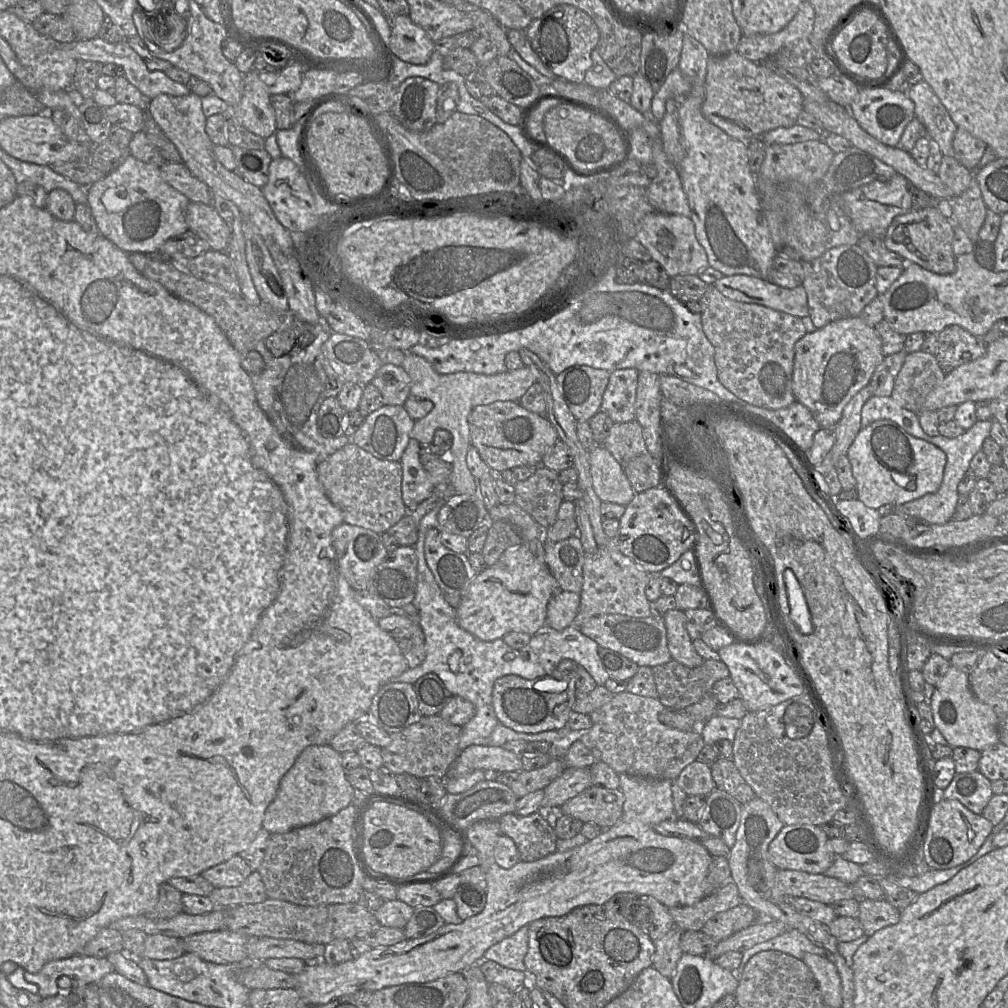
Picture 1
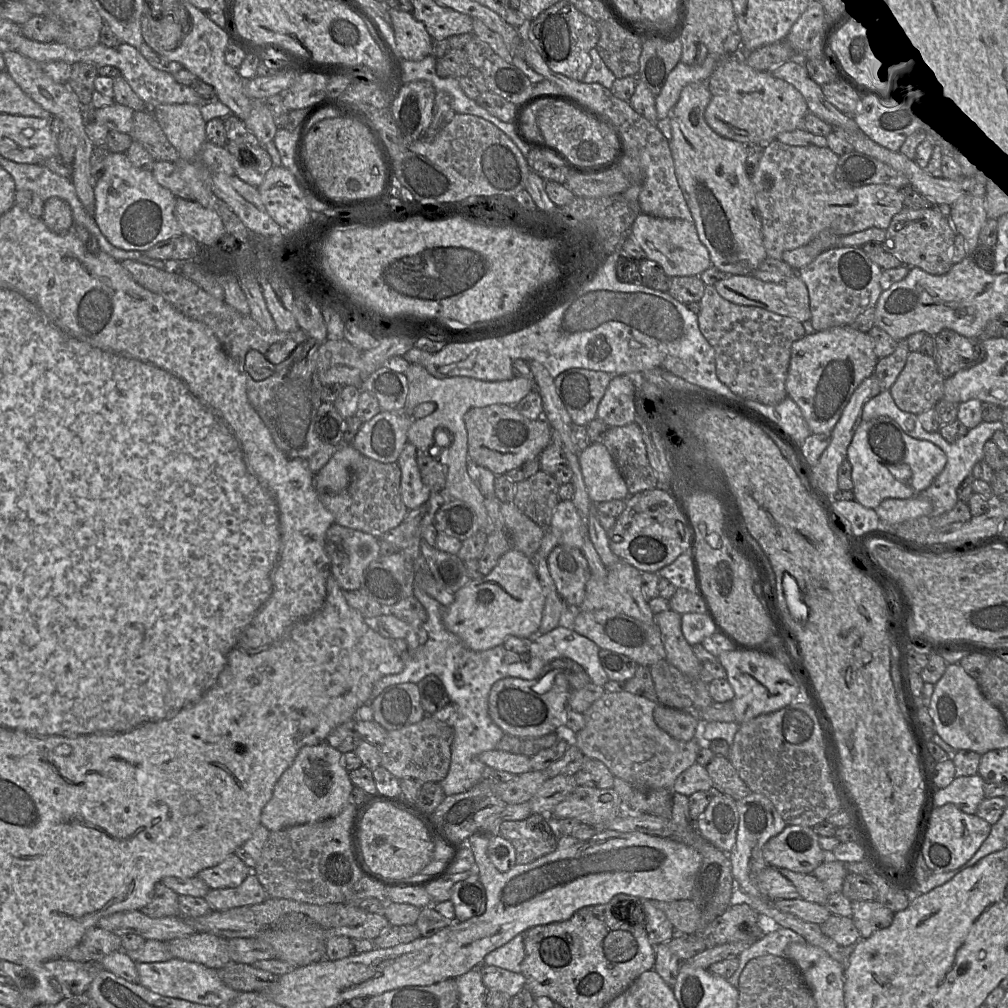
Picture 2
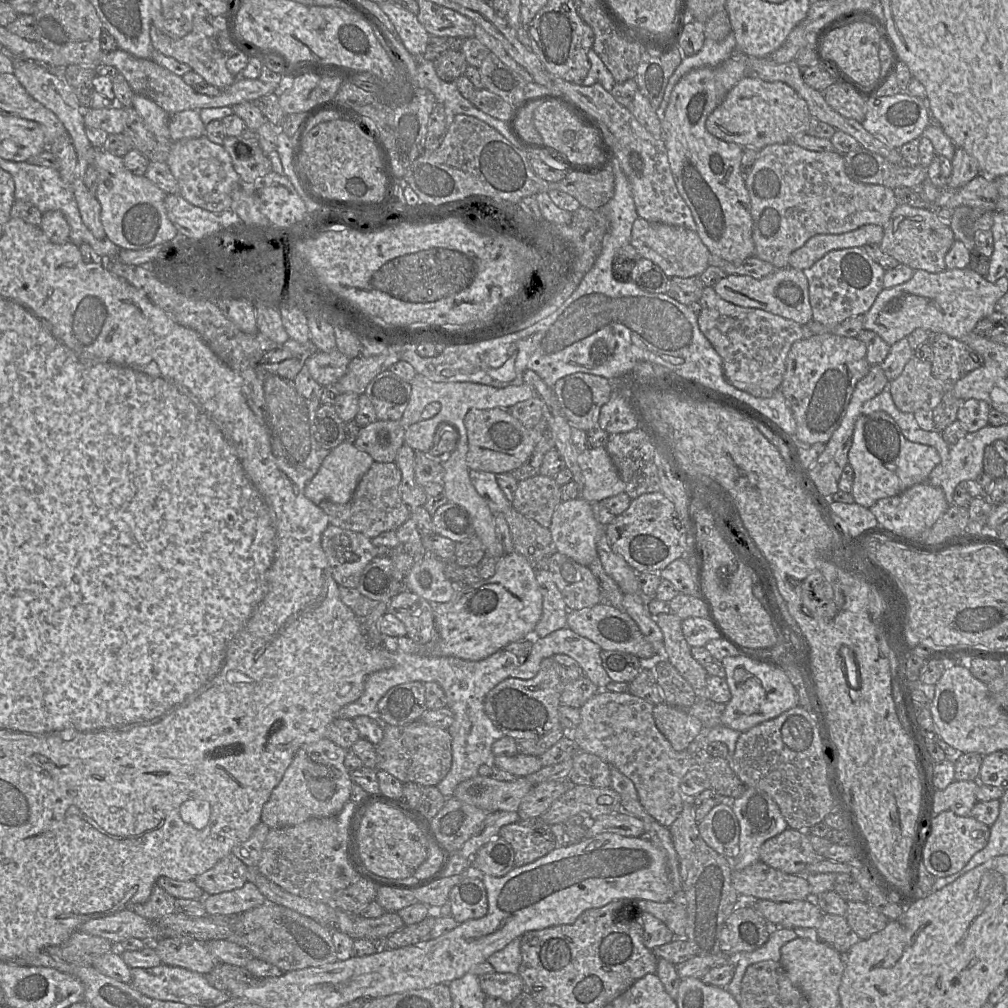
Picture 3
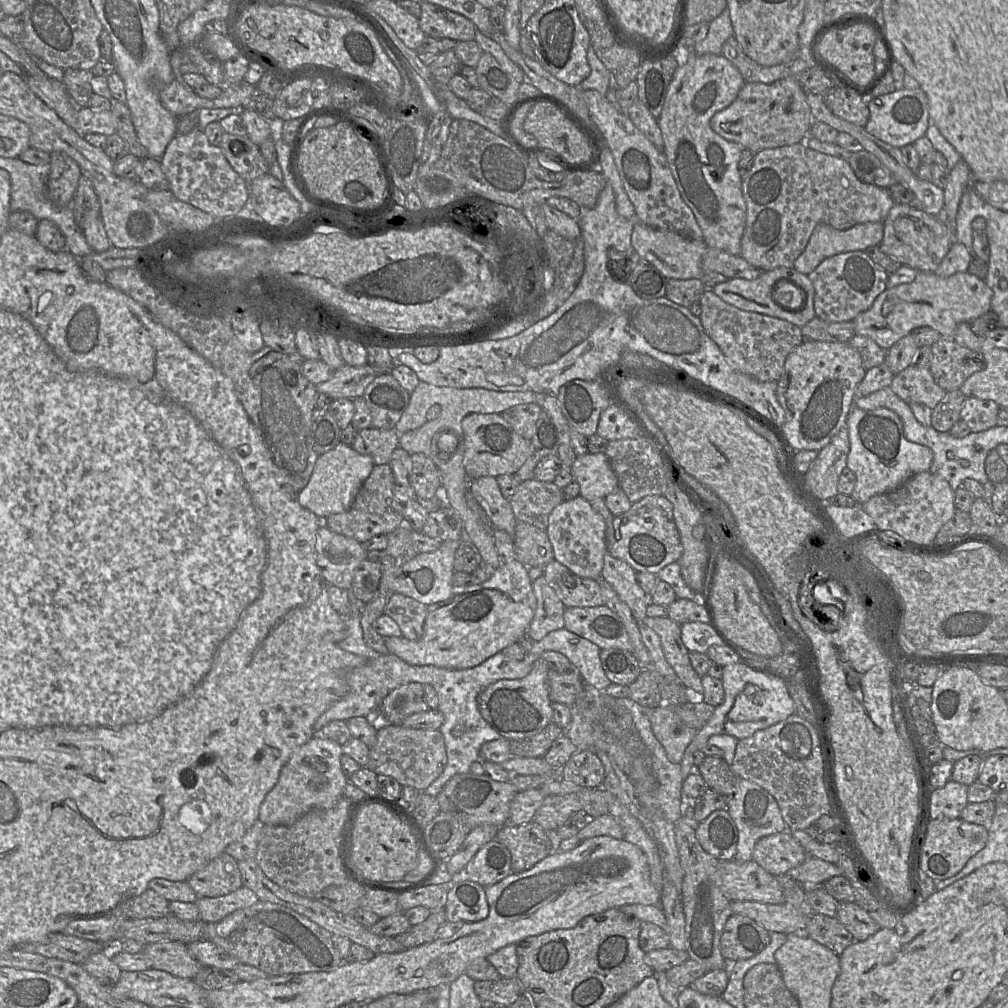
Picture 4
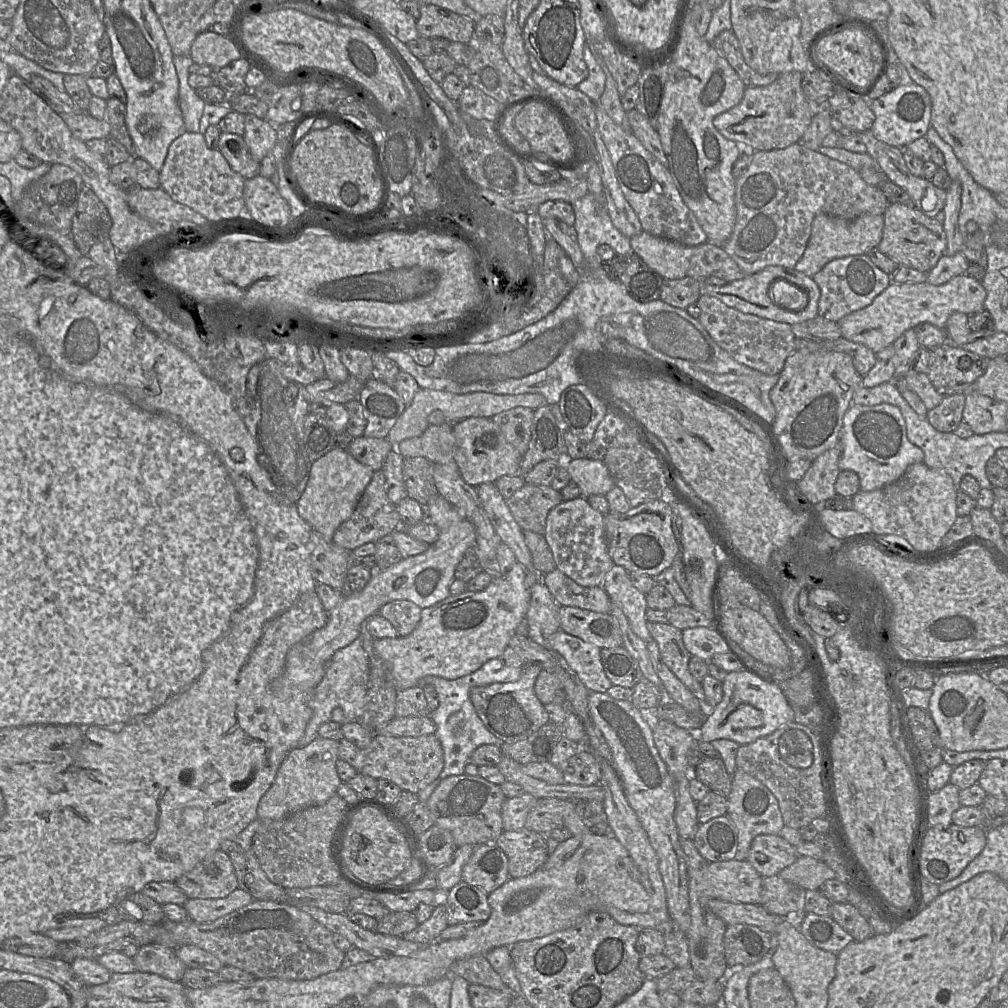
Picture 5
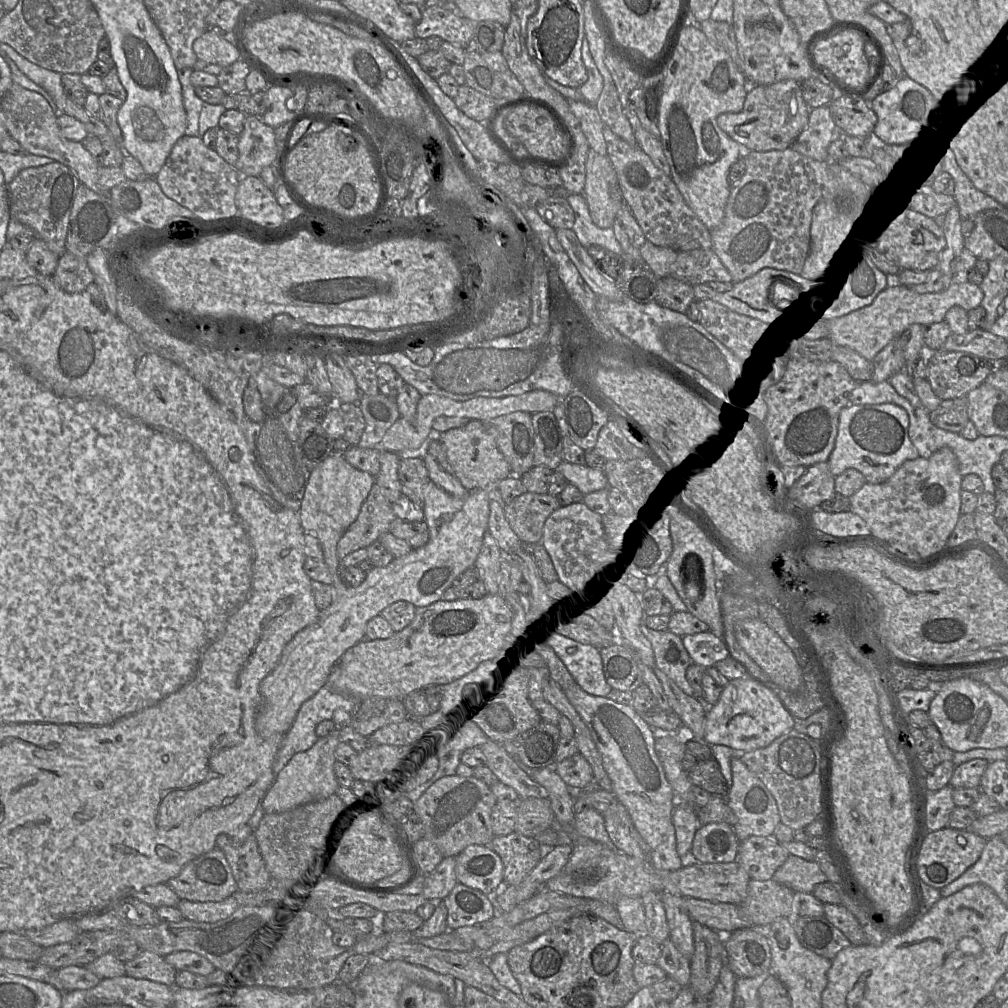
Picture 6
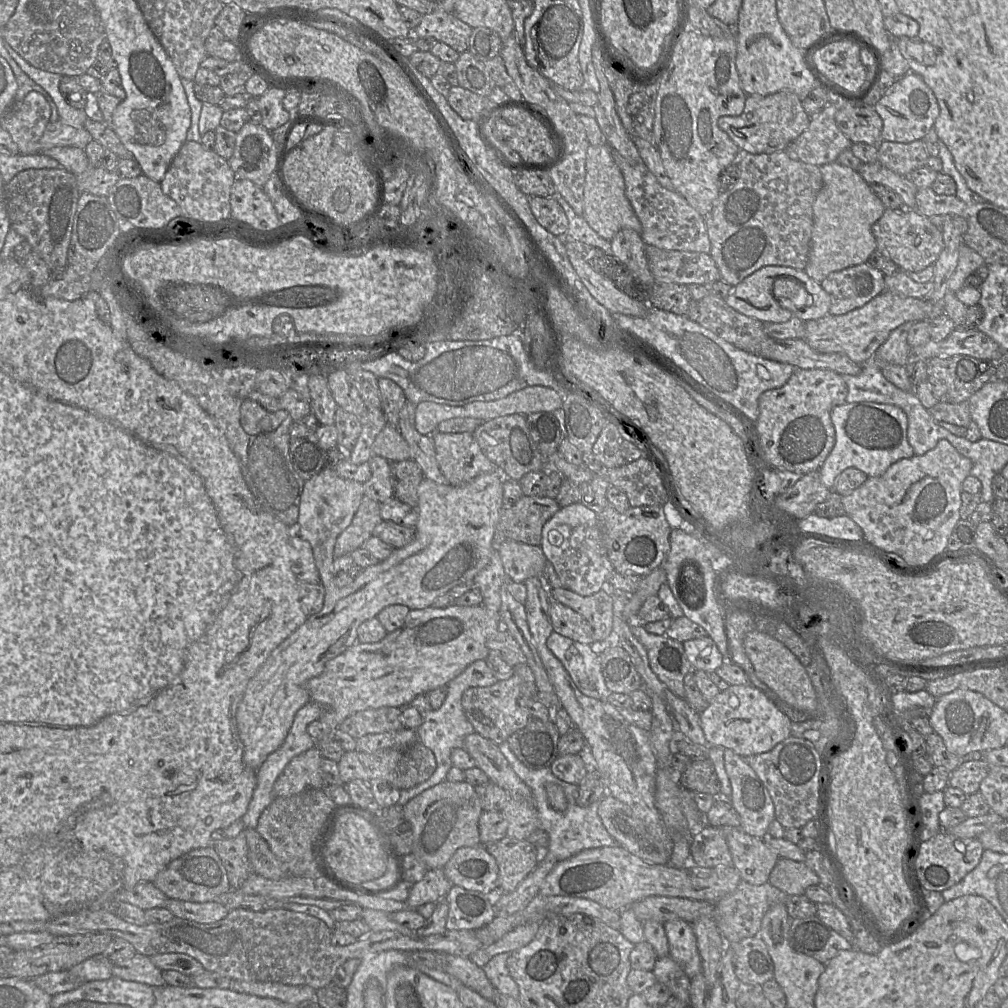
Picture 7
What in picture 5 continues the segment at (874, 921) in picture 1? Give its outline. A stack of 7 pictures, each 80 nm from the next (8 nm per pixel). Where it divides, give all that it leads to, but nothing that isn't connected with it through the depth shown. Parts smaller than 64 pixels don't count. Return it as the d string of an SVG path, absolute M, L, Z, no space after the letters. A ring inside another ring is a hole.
M832 903L830 916L853 937L854 941L864 941L875 935L868 920L850 903Z

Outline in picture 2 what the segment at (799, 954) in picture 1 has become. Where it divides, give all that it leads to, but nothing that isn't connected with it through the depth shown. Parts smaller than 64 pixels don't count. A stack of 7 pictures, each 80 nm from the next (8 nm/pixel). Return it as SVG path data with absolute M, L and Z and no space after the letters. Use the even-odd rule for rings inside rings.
M784 927L764 934L757 942L740 953L738 956L739 965L733 975L727 980L732 986L738 988L740 975L749 960L767 954L786 957L788 945L794 942L807 943L800 934Z

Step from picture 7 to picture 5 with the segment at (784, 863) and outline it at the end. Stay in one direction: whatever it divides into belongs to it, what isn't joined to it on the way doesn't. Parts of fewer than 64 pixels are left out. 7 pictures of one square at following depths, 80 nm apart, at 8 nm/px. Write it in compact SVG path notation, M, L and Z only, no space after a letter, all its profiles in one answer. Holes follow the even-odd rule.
M798 856L793 864L778 875L803 890L819 890L826 880L835 878L835 872L822 860L807 856Z

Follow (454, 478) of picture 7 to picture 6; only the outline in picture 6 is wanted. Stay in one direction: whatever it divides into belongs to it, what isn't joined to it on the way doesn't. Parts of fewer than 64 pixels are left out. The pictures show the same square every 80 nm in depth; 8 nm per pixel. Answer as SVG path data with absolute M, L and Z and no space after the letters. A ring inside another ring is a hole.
M469 420L462 427L443 432L440 434L440 441L456 477L468 491L493 488L500 480L512 475L510 465L497 448L494 437L487 432L482 421Z

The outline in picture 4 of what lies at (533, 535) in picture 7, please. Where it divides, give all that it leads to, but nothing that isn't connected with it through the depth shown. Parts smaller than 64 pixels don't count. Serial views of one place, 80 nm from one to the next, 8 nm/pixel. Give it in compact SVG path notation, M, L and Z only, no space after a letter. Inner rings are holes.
M535 478L520 483L509 499L512 511L518 521L546 531L552 510L563 501L562 489L553 482Z

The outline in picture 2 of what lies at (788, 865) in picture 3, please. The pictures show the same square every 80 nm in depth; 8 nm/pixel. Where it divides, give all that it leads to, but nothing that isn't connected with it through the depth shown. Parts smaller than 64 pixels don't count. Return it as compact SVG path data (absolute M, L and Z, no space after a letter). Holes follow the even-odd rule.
M787 825L765 843L762 852L768 866L804 874L812 874L832 853L821 849L812 827L801 825Z

